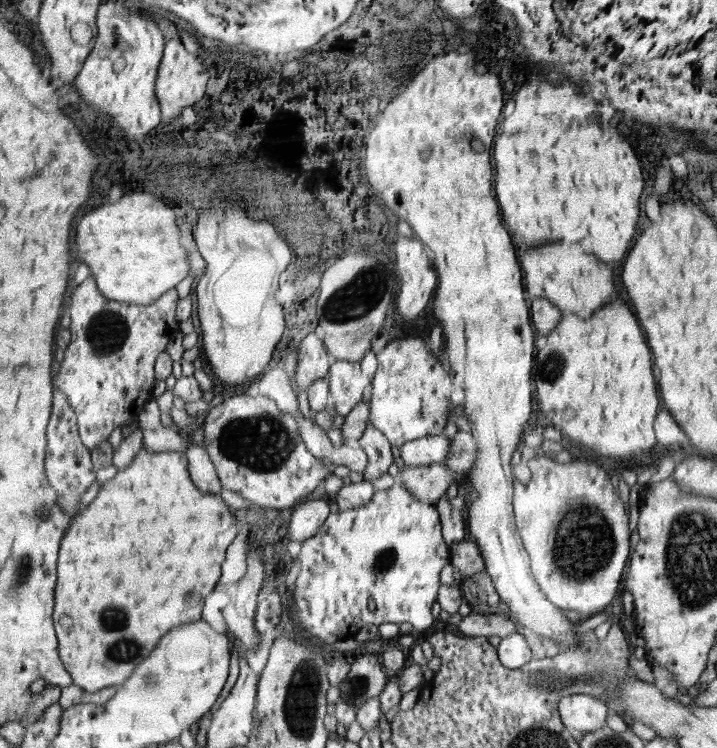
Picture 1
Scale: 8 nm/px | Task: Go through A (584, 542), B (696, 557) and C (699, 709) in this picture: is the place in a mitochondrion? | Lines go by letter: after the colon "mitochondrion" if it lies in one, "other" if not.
A: mitochondrion
B: mitochondrion
C: other

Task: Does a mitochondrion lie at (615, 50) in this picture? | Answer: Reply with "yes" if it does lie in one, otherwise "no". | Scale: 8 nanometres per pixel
no

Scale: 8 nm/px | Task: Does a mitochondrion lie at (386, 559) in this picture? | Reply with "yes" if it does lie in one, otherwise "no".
yes

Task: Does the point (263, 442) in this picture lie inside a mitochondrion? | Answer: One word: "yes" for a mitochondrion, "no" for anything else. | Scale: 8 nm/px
yes

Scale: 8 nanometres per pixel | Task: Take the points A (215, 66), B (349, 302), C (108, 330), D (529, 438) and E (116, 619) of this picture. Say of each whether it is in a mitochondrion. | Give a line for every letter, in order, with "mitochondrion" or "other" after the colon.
A: other
B: mitochondrion
C: mitochondrion
D: other
E: mitochondrion

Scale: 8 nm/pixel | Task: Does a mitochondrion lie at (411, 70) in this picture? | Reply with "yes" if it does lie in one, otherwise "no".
no

